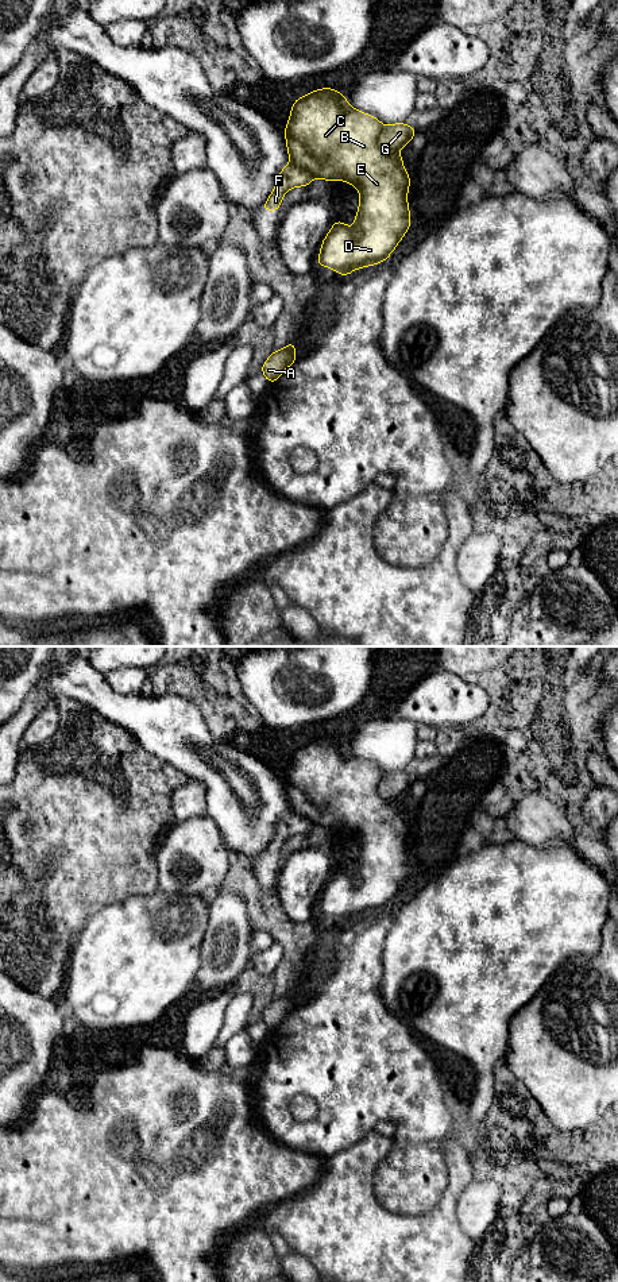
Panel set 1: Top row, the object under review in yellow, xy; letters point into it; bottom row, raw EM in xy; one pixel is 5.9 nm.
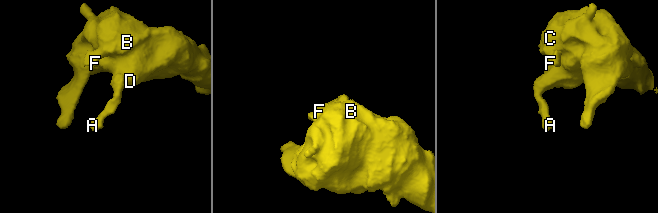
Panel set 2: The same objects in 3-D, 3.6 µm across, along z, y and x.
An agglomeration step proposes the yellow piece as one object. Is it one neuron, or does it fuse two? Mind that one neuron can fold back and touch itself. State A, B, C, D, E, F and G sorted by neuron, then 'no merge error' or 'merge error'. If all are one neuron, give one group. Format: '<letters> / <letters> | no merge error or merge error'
A B C D E F G | no merge error

